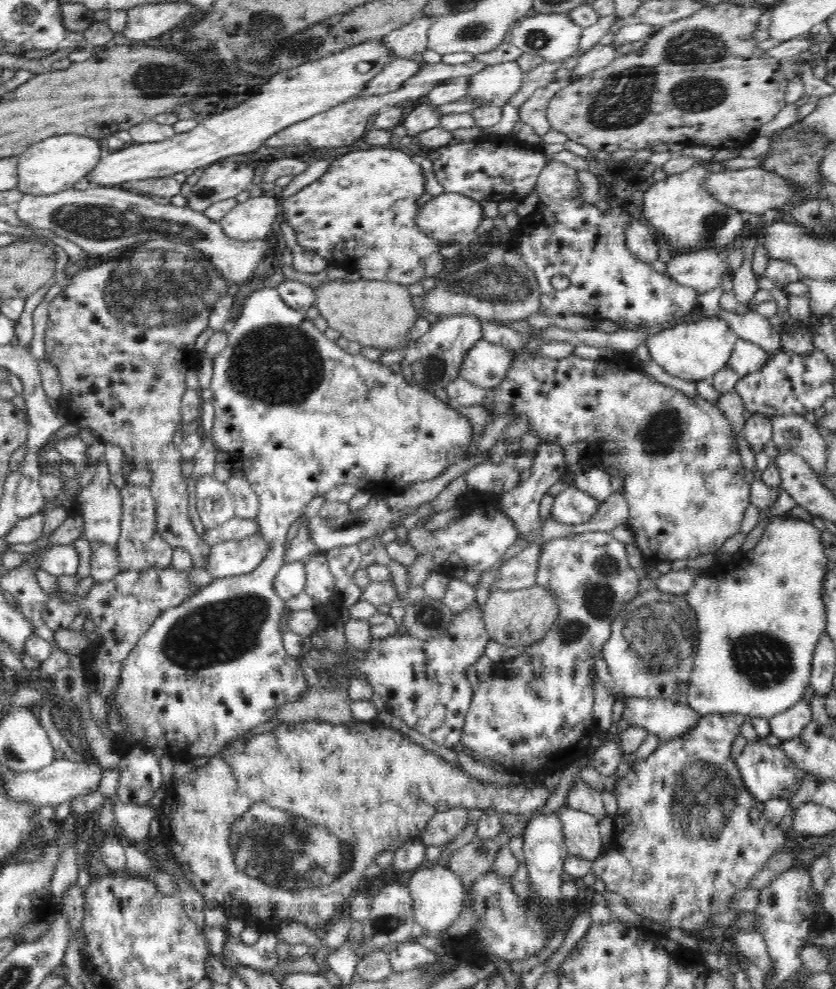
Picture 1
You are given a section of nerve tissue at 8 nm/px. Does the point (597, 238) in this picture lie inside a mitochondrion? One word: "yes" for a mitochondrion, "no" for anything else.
no

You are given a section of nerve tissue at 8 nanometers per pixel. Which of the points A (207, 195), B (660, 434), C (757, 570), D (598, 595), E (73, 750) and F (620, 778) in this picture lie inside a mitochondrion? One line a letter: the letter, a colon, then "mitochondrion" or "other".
A: mitochondrion
B: mitochondrion
C: other
D: mitochondrion
E: other
F: other

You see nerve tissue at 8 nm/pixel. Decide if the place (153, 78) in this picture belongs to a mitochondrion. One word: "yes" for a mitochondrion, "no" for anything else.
yes

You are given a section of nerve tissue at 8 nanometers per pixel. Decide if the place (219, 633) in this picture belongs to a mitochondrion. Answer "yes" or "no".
yes

